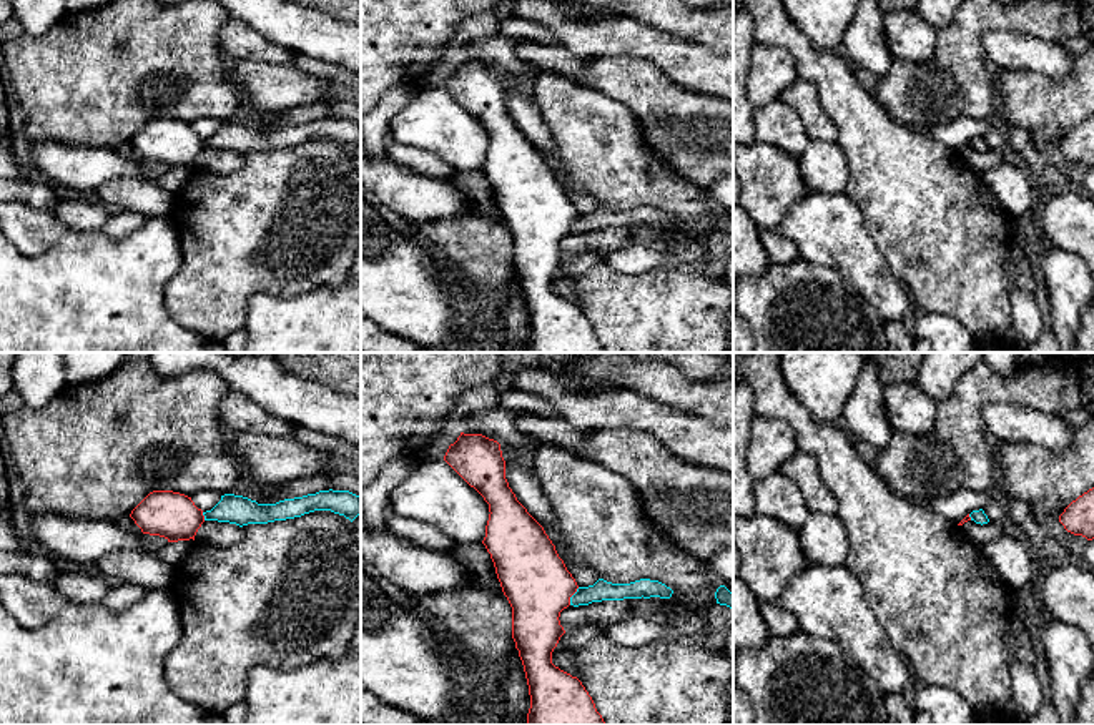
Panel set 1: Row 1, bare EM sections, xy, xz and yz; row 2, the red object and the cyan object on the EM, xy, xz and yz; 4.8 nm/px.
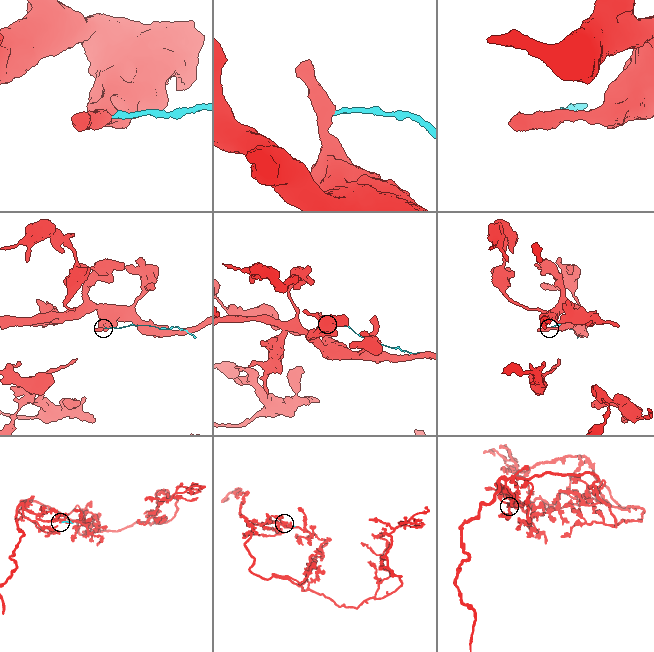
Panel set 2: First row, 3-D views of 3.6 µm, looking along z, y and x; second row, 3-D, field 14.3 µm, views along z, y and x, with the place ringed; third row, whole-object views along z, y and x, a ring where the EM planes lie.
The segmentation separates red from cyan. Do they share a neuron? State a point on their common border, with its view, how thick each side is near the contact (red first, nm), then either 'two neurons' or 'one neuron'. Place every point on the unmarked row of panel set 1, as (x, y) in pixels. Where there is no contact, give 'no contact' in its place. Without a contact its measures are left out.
meets red in xz at (572, 221); 320 nm thick on the red side, 100 nm on the other; two neurons

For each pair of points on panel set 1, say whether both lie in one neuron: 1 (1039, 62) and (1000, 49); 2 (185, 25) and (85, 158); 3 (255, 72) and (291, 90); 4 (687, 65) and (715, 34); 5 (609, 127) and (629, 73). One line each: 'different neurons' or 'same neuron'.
1: same neuron
2: different neurons
3: same neuron
4: different neurons
5: different neurons

